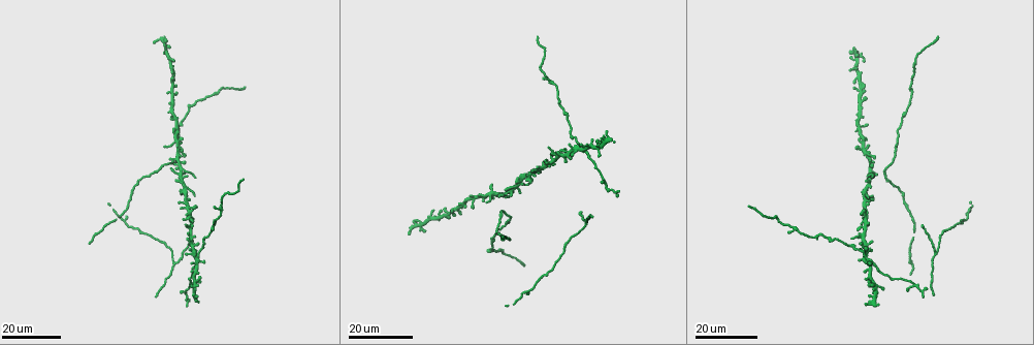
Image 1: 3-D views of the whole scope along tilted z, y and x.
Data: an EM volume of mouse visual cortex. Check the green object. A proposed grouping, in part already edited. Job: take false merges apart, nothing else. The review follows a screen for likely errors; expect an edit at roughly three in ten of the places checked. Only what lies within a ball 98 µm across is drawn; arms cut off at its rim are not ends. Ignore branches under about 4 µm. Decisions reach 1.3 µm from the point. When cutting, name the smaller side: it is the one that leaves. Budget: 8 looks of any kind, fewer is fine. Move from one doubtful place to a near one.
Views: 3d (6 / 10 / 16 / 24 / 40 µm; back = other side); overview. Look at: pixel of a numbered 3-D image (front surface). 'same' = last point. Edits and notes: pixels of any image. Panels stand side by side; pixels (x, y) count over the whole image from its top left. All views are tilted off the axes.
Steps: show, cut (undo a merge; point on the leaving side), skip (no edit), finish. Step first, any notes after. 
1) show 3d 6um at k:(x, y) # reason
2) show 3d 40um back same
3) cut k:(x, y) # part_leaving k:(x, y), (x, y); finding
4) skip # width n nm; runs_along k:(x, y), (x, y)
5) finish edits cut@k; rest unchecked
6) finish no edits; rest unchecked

show 3d 16um at 1:(180, 169) # side arm on a straight run

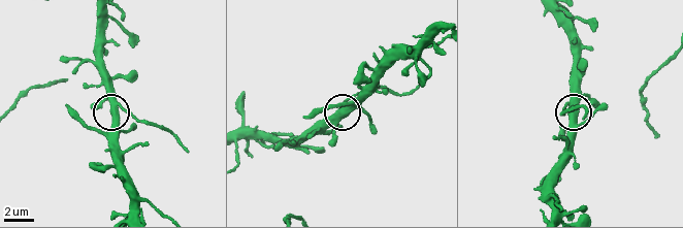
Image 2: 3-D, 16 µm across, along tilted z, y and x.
show 3d 10um at 2:(122, 105)

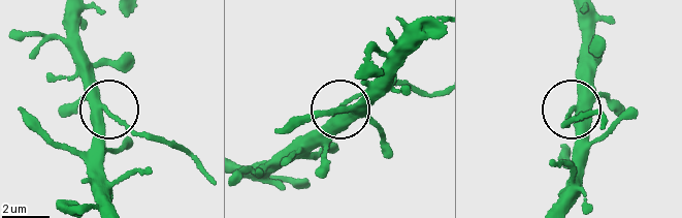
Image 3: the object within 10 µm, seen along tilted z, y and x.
skip # width 250 nm; continuous, no second neuron

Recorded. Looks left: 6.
show 3d 16um at 1:(866, 257)

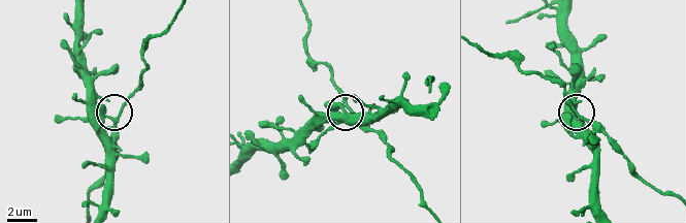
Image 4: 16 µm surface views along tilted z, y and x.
show 3d 10um at 4:(116, 118)

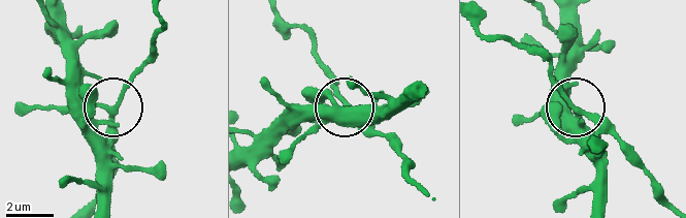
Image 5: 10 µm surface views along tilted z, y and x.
skip # runs_along 5:(562, 13), (562, 103), (574, 110), (537, 50); continuous, no second neuron

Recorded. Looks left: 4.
show 3d 16um at 1:(864, 234)

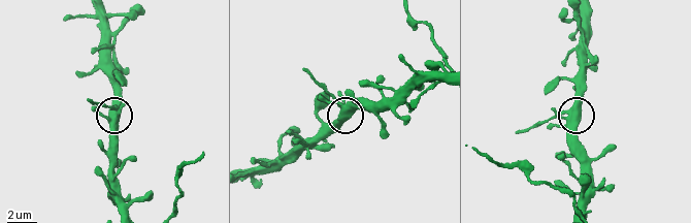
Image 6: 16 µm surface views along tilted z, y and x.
show 3d 10um at 6:(573, 105)

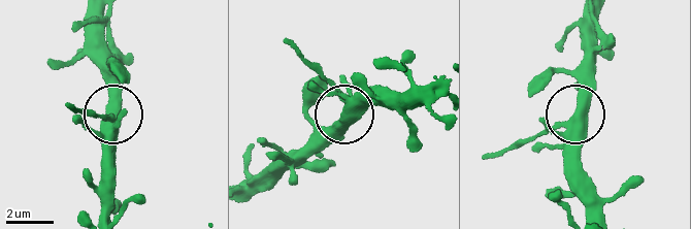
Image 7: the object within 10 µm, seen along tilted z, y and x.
skip # side_arm 95 um; continuous, no second neuron

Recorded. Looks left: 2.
show 3d 16um at 1:(587, 225) # branch point

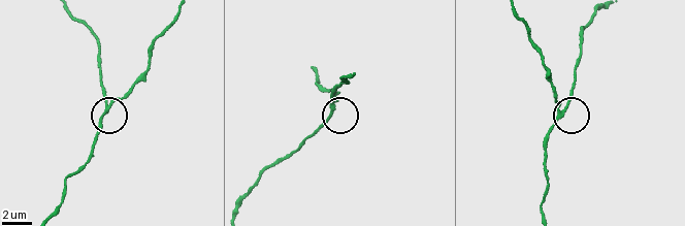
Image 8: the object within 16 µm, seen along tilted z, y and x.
show 3d 10um at 8:(107, 107)

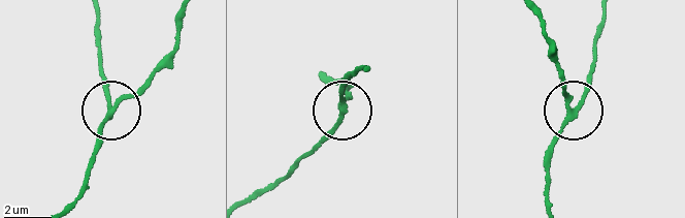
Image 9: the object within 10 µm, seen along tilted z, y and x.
skip # one neuron here

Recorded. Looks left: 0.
finish no edits; rest unchecked

